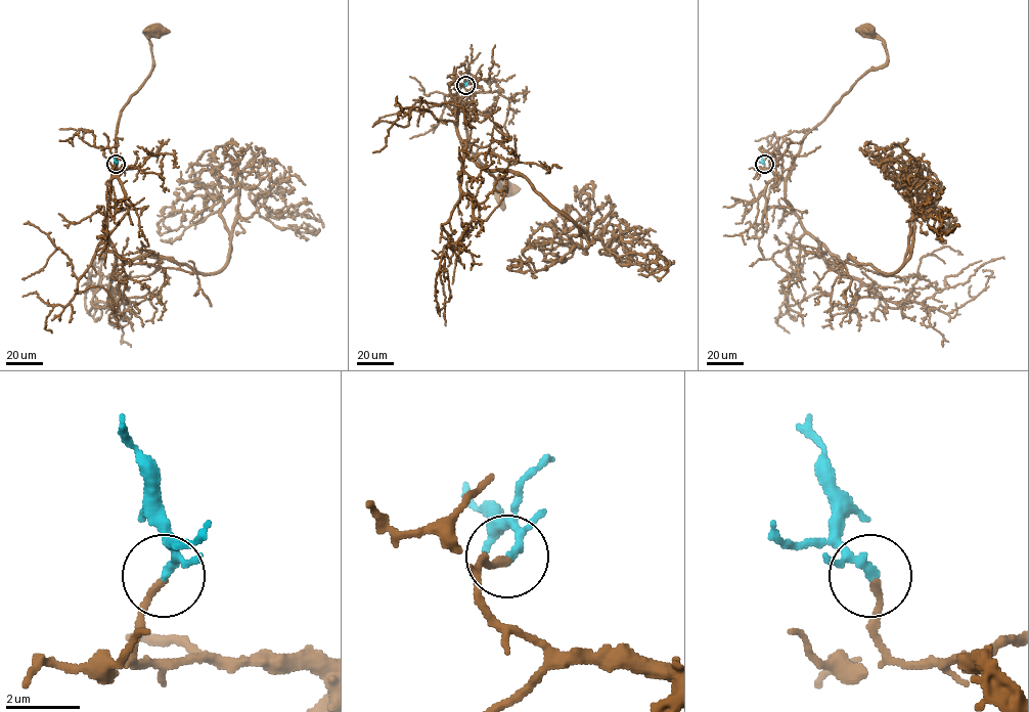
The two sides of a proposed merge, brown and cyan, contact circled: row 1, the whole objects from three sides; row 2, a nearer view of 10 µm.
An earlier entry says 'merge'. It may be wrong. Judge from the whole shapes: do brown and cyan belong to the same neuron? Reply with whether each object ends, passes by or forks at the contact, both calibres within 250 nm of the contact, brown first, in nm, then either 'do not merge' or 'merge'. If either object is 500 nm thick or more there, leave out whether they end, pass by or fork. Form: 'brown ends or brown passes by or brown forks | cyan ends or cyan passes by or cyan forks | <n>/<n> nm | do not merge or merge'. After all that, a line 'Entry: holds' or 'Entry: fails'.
brown ends | cyan passes by | 190/180 nm | merge
Entry: holds

